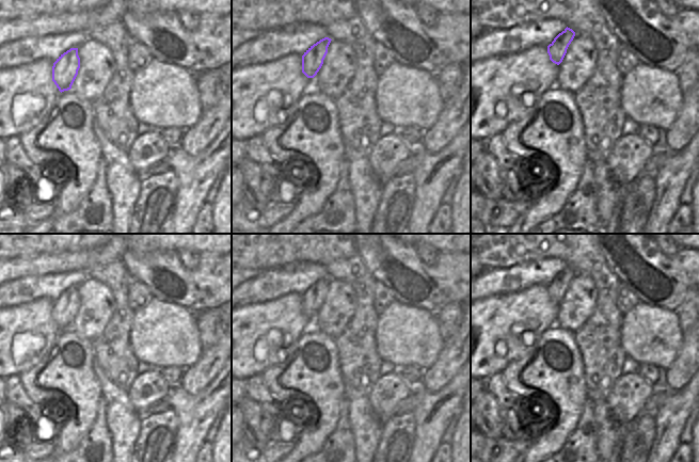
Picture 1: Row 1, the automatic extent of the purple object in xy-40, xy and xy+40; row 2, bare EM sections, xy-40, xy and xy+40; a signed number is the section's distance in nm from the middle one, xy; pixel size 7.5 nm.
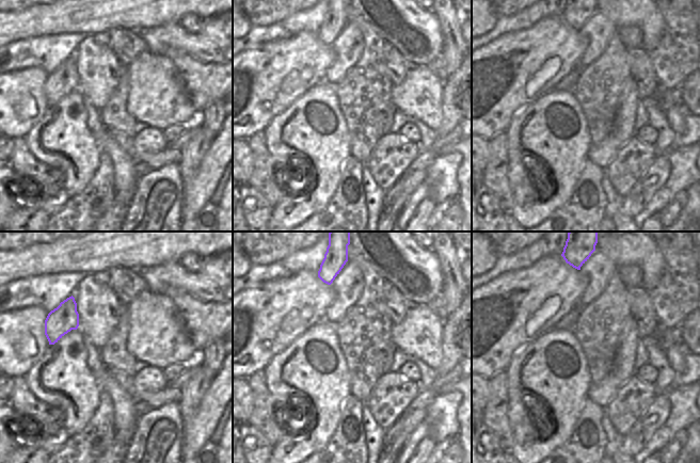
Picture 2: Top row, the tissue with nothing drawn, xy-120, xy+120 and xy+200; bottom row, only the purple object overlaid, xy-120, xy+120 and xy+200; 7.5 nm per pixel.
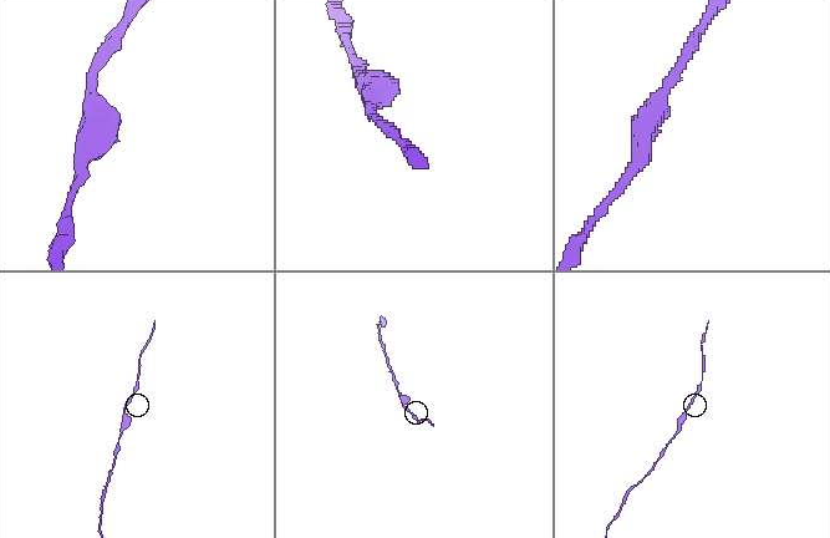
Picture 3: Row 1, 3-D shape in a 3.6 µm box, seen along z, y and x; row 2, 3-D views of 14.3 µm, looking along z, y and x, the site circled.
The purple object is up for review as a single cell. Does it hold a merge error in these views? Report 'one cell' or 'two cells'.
one cell

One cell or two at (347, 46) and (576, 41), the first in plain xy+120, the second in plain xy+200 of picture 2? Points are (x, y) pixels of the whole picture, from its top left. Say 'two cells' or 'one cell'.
two cells

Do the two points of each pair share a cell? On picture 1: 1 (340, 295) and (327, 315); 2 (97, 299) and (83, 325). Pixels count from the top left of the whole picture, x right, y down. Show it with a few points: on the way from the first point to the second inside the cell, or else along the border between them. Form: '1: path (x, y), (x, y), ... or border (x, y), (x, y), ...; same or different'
1: path (338, 300), (331, 309); same
2: path (96, 305), (88, 315), (88, 319); same

